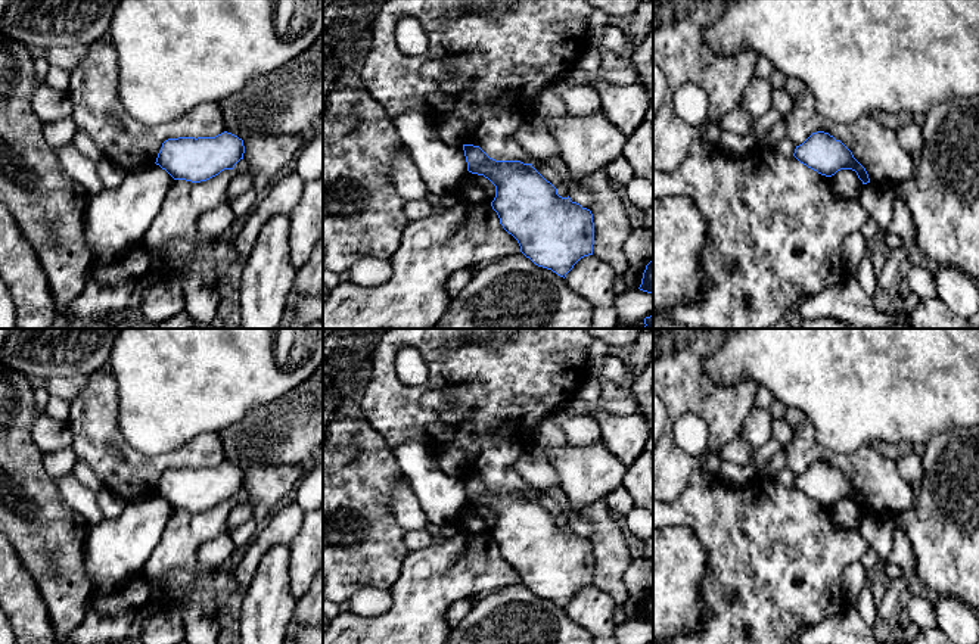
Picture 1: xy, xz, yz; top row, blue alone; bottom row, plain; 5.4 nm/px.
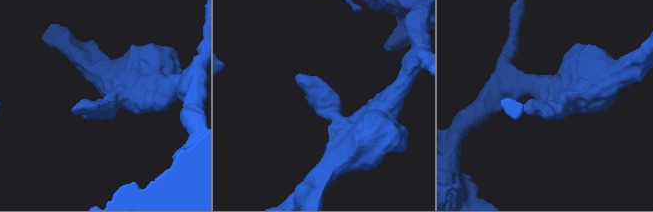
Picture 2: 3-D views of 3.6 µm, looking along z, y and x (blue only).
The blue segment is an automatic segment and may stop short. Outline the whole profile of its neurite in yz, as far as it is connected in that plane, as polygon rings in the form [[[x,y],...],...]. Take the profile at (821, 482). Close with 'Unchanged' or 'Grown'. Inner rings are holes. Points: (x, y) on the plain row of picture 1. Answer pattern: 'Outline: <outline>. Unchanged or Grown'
Outline: [[[812,463],[802,475],[796,476],[793,486],[821,505],[832,507],[840,500],[852,500],[863,514],[870,513],[865,498],[854,488],[852,482],[829,463]]]. Unchanged

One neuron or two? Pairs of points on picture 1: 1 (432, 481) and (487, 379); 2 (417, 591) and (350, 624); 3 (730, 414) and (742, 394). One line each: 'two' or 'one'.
1: two
2: one
3: one

